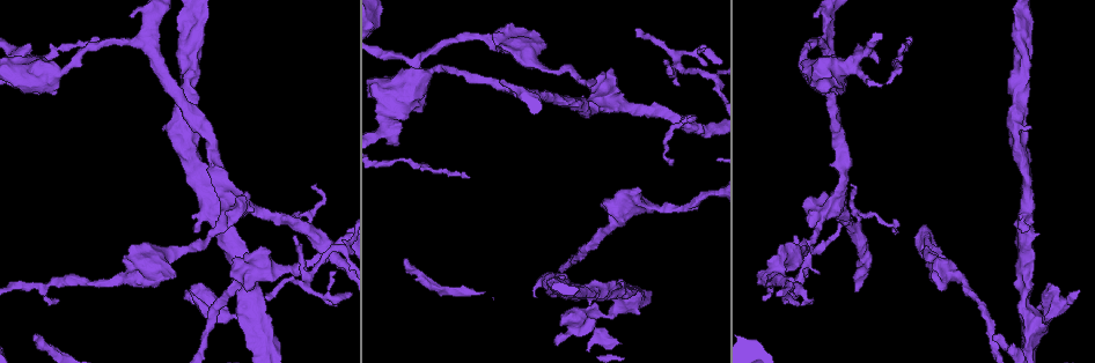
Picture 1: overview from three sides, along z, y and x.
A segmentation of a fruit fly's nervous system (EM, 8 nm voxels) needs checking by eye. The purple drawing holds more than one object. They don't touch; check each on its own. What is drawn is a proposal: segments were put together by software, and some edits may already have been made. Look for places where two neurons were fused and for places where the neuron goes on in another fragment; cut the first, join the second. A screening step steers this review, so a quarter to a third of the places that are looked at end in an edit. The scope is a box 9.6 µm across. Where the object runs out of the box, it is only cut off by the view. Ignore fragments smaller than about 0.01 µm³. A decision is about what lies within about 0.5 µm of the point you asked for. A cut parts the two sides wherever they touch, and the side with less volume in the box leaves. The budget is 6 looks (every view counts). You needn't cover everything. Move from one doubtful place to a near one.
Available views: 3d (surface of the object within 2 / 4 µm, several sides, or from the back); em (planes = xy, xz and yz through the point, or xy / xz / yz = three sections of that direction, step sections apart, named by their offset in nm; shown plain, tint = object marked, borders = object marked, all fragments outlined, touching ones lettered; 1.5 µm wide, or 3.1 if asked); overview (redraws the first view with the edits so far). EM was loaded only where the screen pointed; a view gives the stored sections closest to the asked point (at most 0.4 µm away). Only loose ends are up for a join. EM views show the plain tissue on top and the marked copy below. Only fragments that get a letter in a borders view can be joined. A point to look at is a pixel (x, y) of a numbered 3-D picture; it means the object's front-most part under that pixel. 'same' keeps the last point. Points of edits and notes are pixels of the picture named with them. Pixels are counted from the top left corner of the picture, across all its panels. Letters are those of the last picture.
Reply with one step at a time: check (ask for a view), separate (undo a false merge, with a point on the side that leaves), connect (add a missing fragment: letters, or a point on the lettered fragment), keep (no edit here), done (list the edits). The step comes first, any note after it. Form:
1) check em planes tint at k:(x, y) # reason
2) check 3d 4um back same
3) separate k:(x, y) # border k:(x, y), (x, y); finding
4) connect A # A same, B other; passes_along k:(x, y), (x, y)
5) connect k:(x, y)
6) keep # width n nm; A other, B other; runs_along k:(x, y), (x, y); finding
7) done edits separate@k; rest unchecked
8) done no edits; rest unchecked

check em planes borders at 1:(654, 206) # thick turns thin

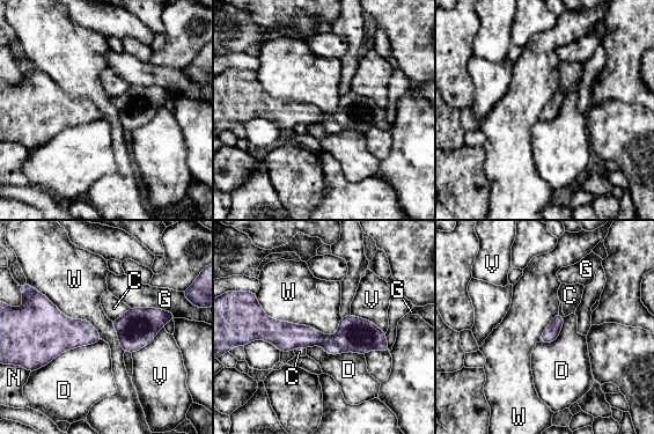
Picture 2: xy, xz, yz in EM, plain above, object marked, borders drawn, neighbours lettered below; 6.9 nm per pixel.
keep # width 110 nm; longest_contact W 650 nm; C other, D other, G other, N other, V other, W other; continuous, no second neuron

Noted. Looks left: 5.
check 3d 4um back at 1:(639, 30) # branch stops here

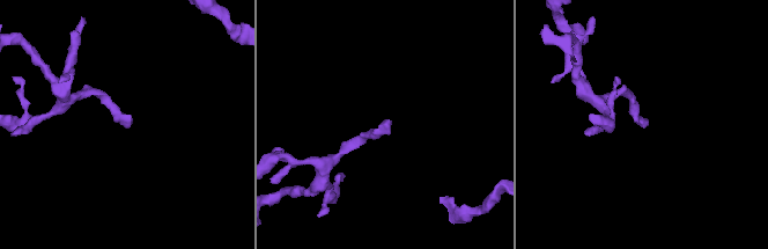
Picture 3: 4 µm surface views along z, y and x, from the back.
check em planes tint at 3:(129, 120) # shape alone is not enough

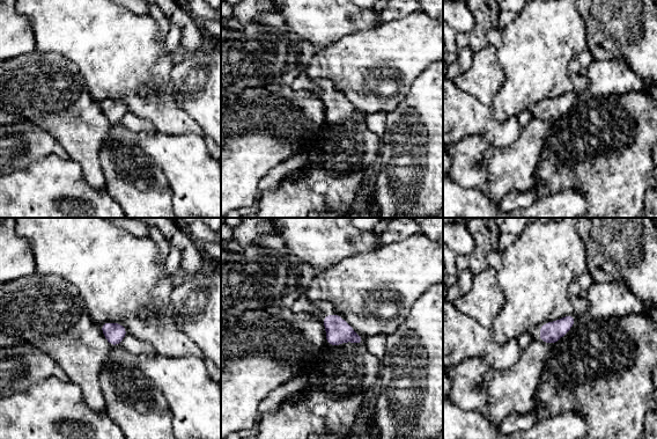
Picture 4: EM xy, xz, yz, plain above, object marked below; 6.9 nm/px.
check em planes borders same # what lies round it

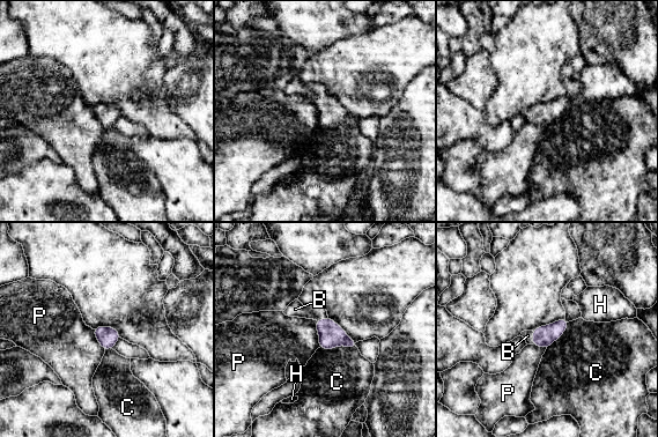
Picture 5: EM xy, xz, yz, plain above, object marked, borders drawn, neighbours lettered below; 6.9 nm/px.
connect B # B same, C other, H other, P other; passes_along 5:(544, 336), (532, 338), (527, 335); it goes on there

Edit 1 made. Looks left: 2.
check em planes borders at 1:(858, 44)

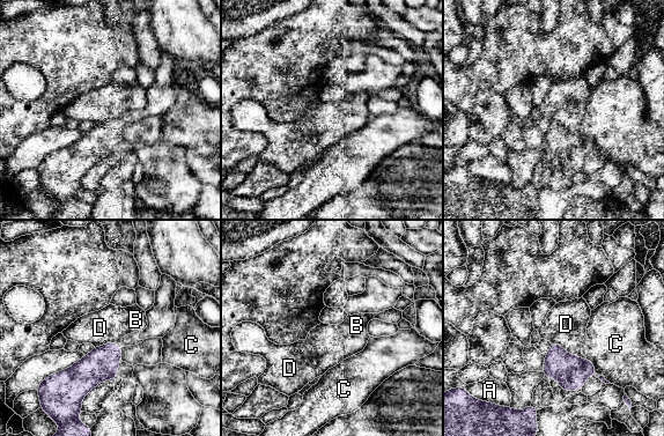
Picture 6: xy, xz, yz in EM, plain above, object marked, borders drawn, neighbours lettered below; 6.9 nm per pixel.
keep # A other, B other, C other, D other; border 6:(551, 342), (556, 342), (576, 355); none of them fits

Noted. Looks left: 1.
done edits connect@5; rest unchecked

